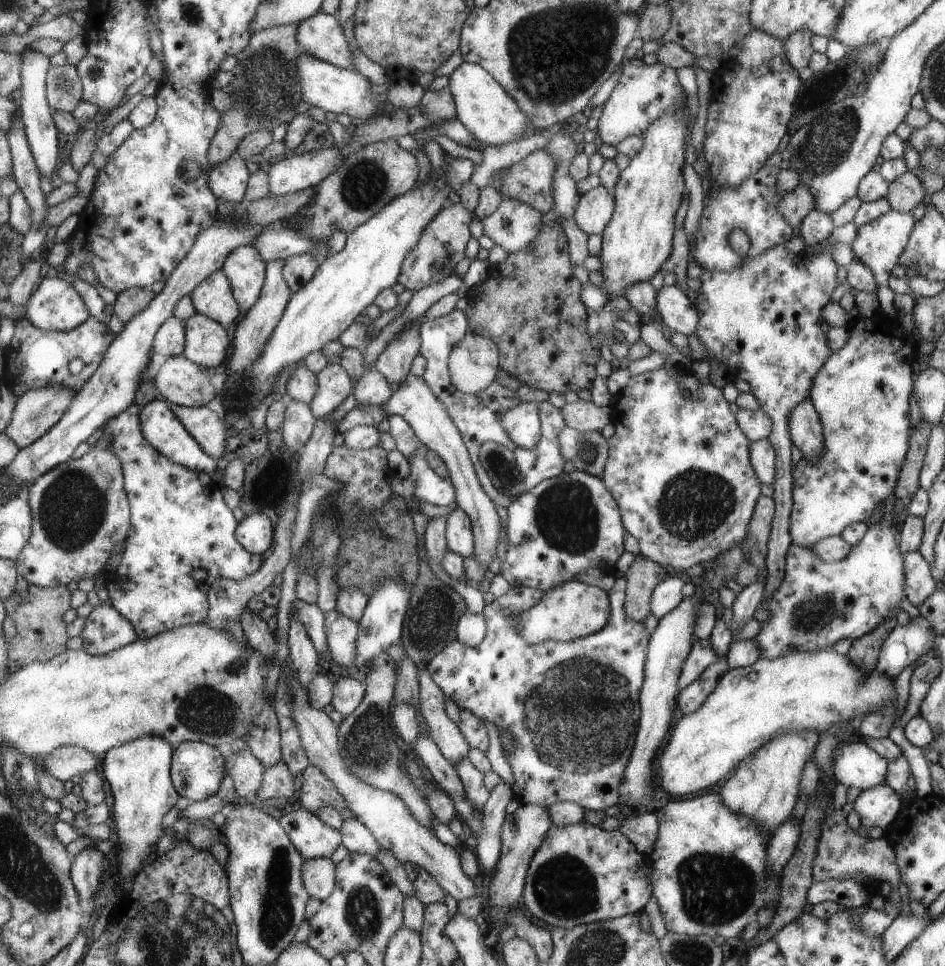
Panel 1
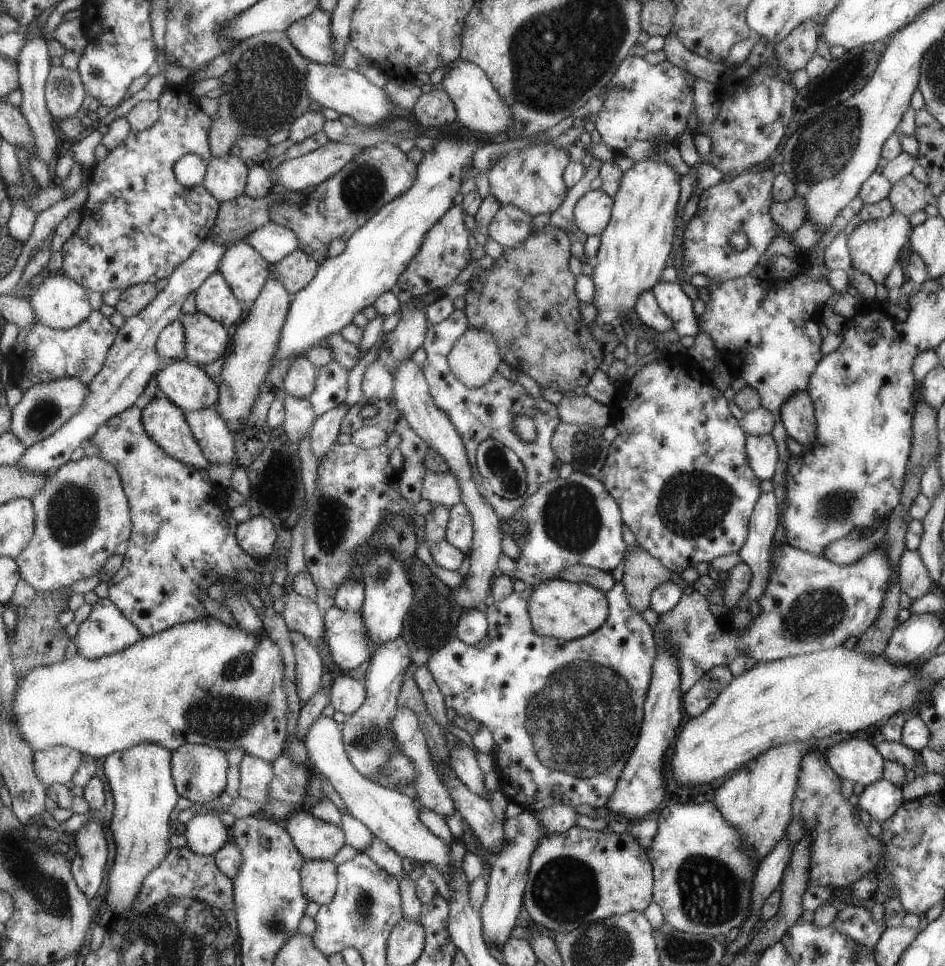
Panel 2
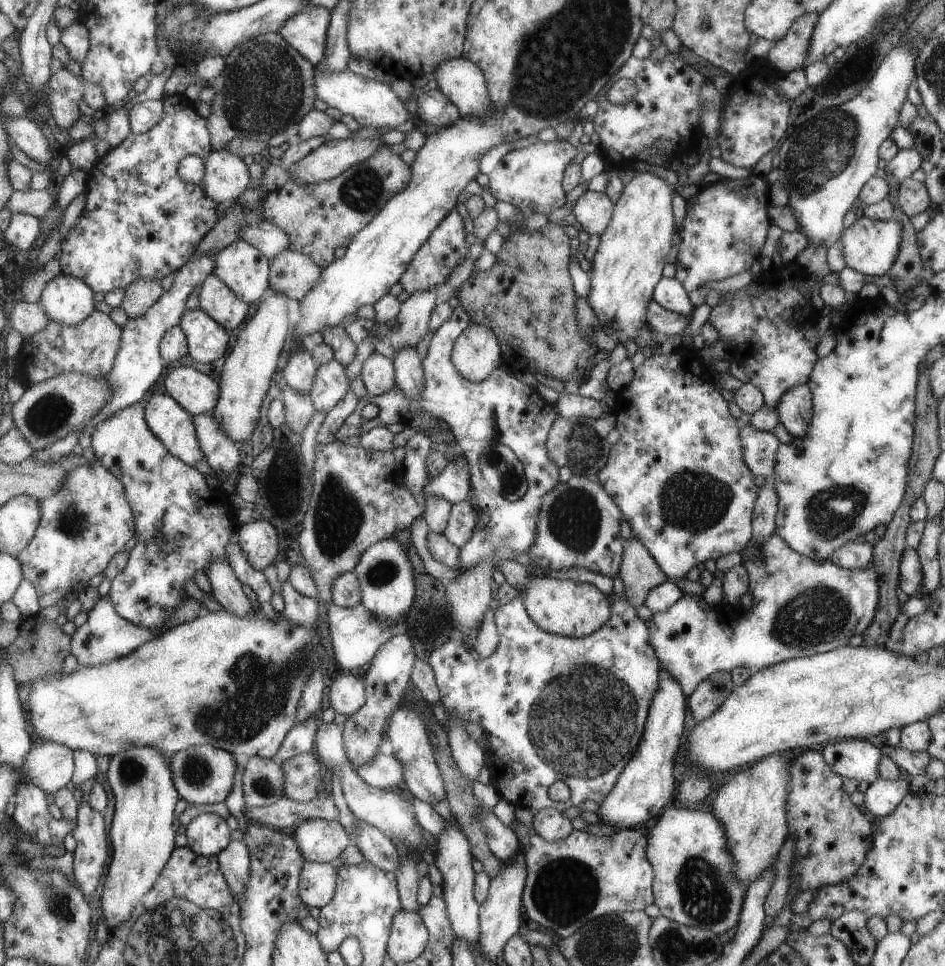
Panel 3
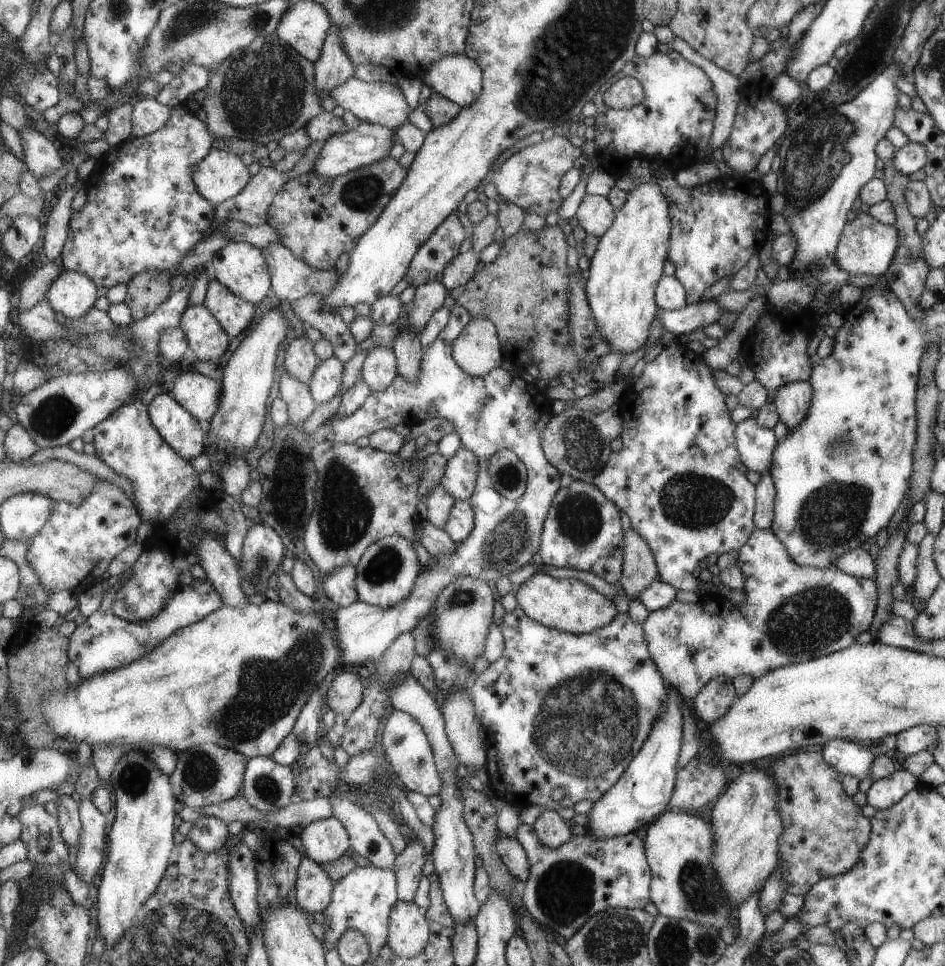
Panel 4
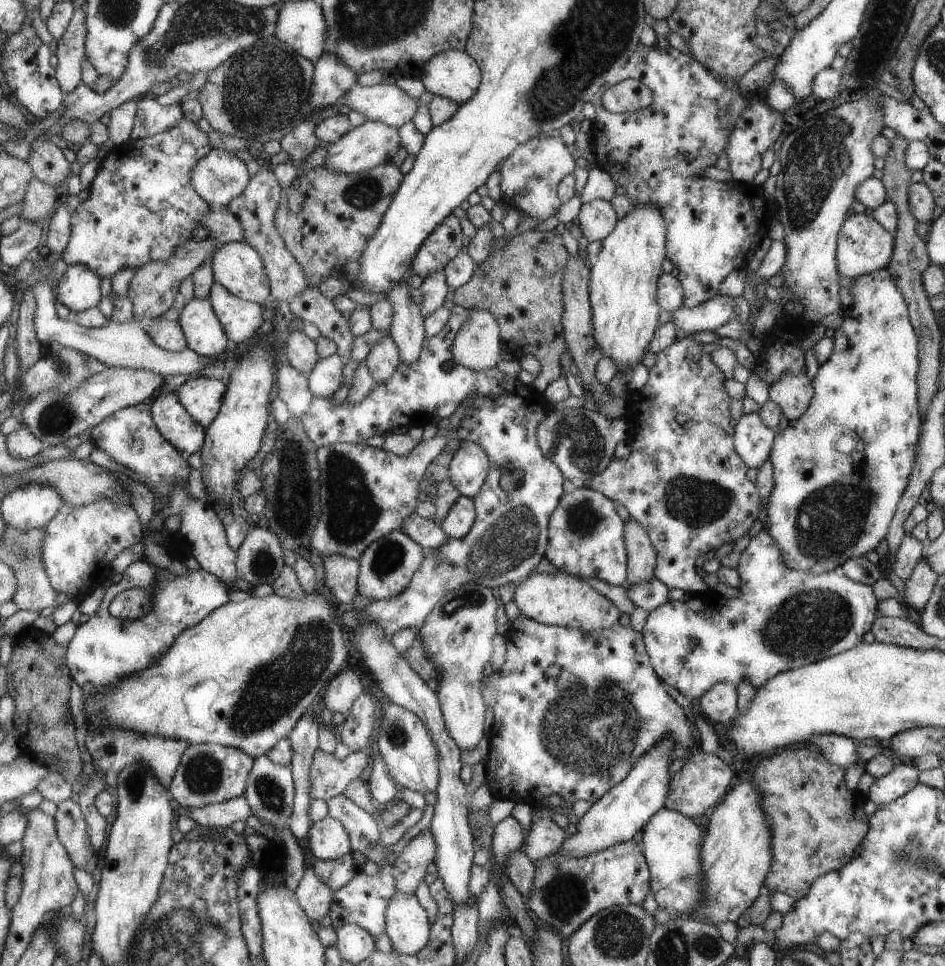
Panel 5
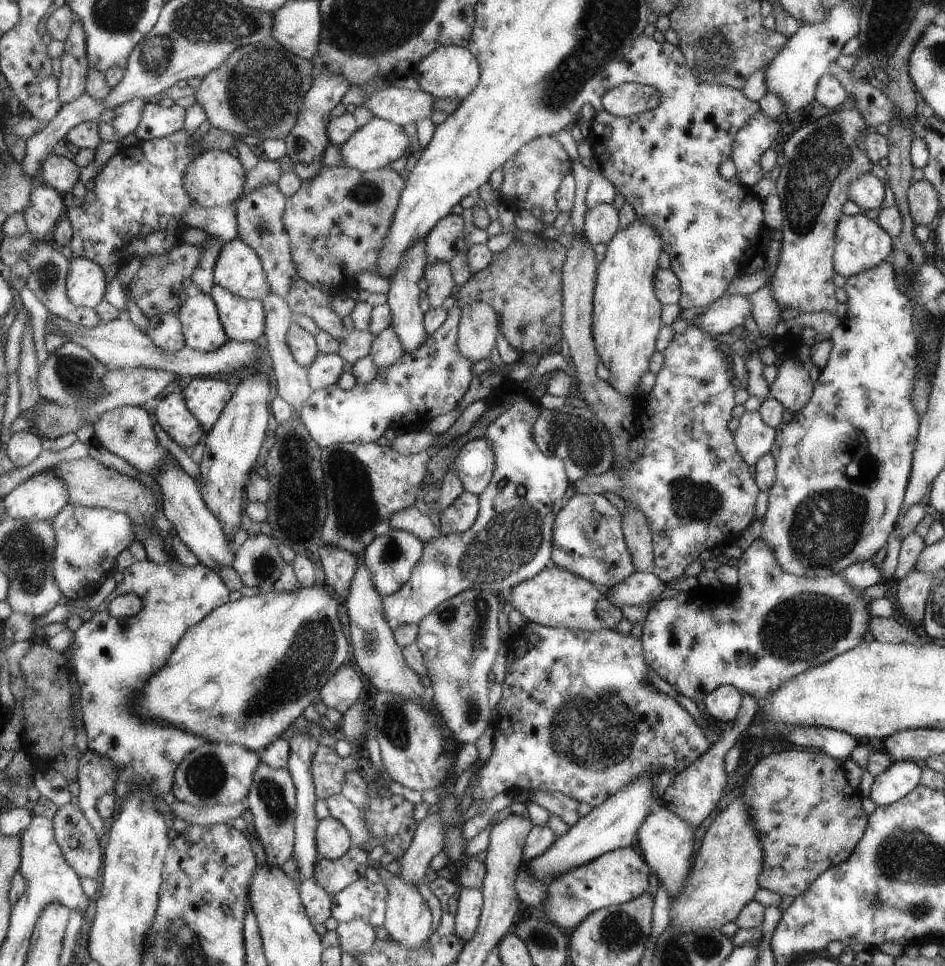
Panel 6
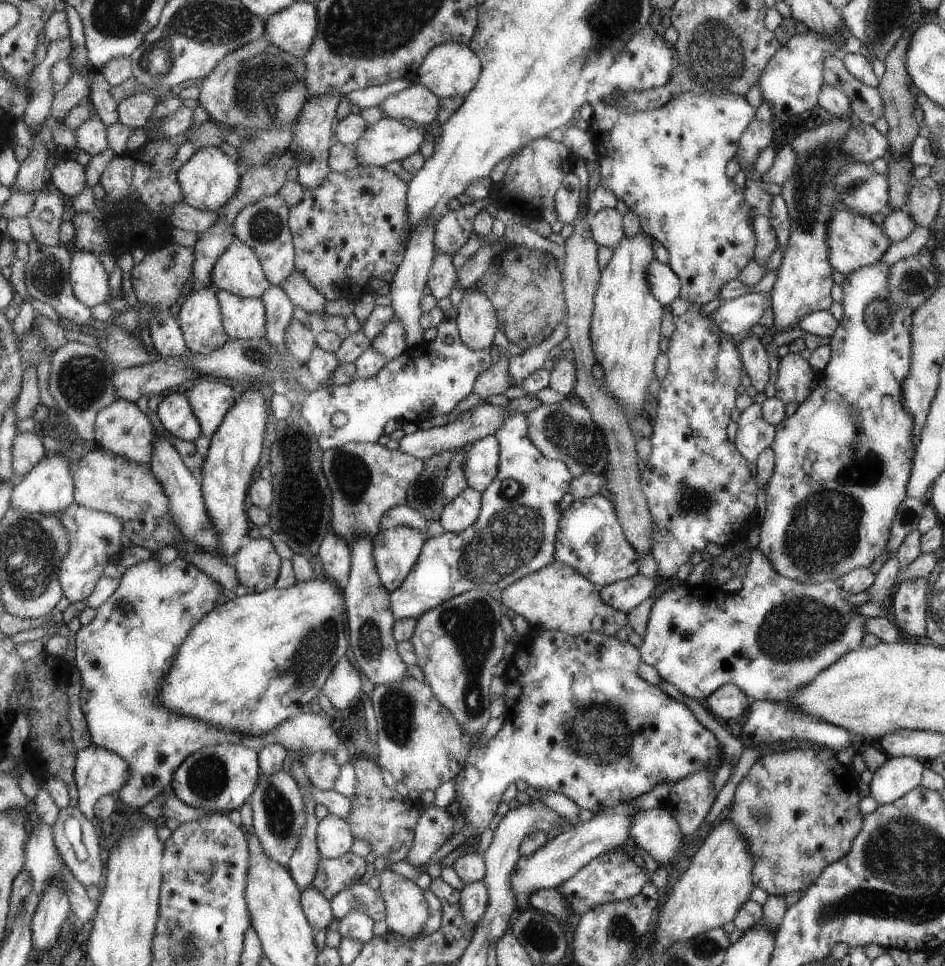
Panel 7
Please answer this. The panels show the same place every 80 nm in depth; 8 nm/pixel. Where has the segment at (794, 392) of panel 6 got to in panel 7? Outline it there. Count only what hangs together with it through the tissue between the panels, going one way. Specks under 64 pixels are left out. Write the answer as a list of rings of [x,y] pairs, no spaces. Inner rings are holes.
[[[787,353],[779,358],[775,394],[773,395],[785,406],[794,402],[799,406],[810,394],[809,382],[813,378],[809,364],[797,354]]]

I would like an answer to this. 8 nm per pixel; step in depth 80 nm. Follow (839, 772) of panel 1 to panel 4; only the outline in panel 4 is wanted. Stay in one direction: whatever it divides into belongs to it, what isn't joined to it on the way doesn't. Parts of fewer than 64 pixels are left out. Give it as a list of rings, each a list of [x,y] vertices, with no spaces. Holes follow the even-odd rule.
[[[832,738],[825,741],[822,746],[823,750],[820,753],[836,771],[840,771],[841,774],[850,774],[855,776],[858,780],[865,778],[866,776],[870,778],[869,767],[871,761],[875,758],[871,752],[869,752],[868,747],[859,746],[857,742],[850,741],[849,739]]]

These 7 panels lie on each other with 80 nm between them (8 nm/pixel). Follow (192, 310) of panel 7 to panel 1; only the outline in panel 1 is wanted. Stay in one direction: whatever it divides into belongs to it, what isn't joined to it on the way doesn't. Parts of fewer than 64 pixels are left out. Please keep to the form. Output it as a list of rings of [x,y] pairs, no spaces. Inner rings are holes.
[[[195,314],[186,324],[186,348],[184,356],[202,368],[226,365],[231,357],[231,338],[227,327],[216,320]]]

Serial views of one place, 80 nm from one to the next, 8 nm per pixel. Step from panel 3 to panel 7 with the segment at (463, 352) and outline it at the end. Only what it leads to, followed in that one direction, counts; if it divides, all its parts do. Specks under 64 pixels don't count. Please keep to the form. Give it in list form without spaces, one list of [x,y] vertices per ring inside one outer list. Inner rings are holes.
[[[464,292],[459,307],[458,328],[463,344],[475,352],[495,345],[495,334],[501,330],[498,311],[483,292]]]

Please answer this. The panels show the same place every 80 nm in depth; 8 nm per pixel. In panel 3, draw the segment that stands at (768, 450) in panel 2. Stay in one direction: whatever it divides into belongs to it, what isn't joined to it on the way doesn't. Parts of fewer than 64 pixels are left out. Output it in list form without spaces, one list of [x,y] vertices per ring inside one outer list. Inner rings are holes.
[[[747,423],[740,428],[740,443],[743,447],[744,463],[754,476],[762,476],[770,480],[773,465],[775,464],[775,451],[779,446],[777,438],[771,431],[758,431]]]

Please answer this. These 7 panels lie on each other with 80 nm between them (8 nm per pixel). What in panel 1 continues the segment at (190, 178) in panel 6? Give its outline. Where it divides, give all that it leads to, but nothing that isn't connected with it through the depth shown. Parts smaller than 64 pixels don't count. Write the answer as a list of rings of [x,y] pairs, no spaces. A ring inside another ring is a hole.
[[[234,154],[209,171],[209,187],[218,198],[233,202],[242,202],[245,199],[252,176],[246,161]]]

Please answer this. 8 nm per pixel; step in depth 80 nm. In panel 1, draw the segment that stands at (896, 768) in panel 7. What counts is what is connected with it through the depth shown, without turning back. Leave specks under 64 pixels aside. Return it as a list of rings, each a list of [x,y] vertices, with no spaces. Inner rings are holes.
[[[877,784],[861,791],[853,802],[851,813],[856,826],[862,830],[877,827],[885,831],[896,821],[902,804],[899,796],[887,784]]]

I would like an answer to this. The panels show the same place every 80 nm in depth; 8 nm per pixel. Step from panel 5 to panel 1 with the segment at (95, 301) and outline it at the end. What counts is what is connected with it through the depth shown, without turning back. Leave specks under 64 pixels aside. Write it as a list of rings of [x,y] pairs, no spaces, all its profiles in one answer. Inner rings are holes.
[[[55,277],[40,282],[25,316],[35,328],[68,332],[81,326],[91,314],[74,284]]]

